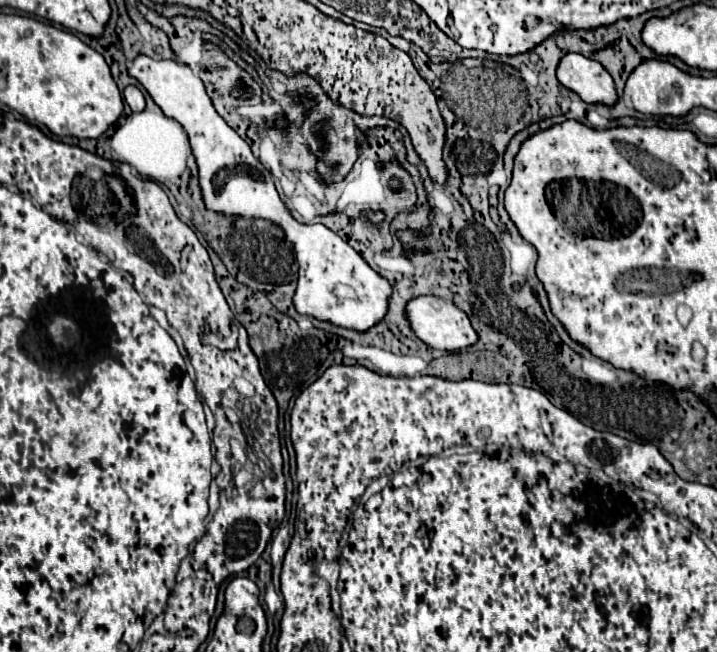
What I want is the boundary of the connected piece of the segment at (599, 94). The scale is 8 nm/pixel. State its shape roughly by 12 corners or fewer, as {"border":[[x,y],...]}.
{"border":[[567,53],[561,85],[585,103],[613,107],[617,91],[599,61]]}

